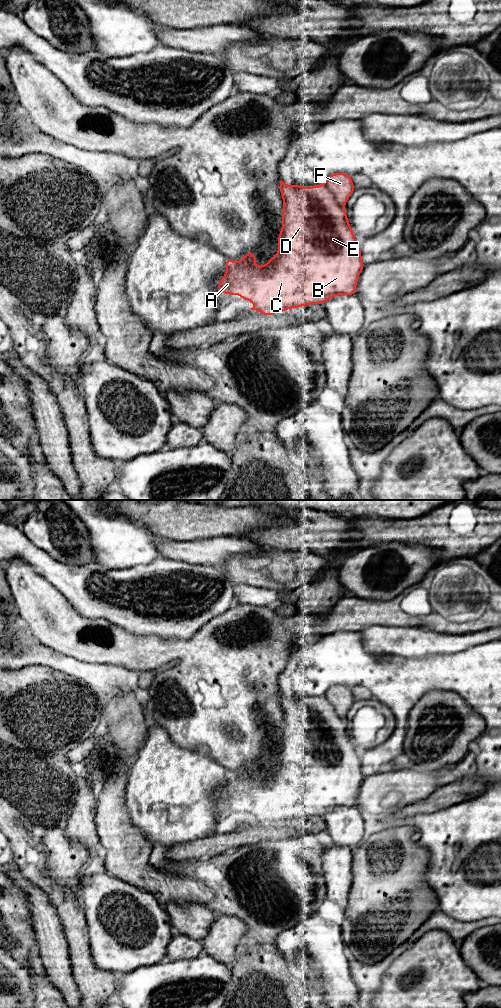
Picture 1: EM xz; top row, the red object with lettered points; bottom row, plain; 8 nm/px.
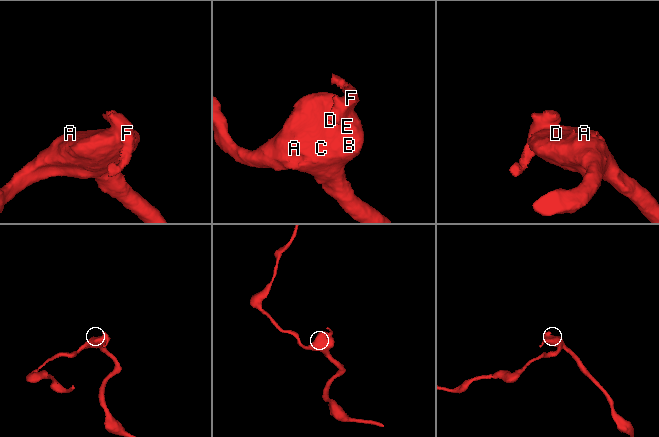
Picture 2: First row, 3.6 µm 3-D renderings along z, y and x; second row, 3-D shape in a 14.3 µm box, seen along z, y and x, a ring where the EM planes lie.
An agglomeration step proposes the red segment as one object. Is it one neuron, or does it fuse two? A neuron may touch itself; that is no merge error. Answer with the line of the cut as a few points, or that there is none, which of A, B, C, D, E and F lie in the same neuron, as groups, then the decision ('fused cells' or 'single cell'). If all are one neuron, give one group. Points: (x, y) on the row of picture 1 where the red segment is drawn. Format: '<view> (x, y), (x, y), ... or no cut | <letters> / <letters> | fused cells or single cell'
xz (323, 184), (342, 207) | A B C D E / F | fused cells

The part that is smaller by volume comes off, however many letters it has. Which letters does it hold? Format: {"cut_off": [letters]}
{"cut_off": ["F"]}

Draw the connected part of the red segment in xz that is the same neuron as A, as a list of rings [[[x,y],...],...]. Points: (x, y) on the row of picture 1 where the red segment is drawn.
[[[282,180],[280,181],[280,192],[283,198],[283,224],[278,236],[278,252],[264,266],[257,266],[254,263],[257,256],[250,252],[246,253],[244,258],[236,263],[233,260],[226,258],[226,274],[221,278],[218,284],[218,290],[216,291],[217,296],[220,296],[222,292],[225,292],[227,295],[233,295],[235,293],[237,296],[242,297],[244,300],[249,300],[255,305],[253,308],[250,308],[251,310],[255,310],[256,312],[260,311],[262,315],[274,315],[276,312],[281,313],[287,309],[299,308],[309,304],[324,304],[334,296],[354,295],[356,293],[358,277],[365,264],[362,262],[361,250],[354,238],[353,230],[348,222],[346,211],[336,202],[333,194],[324,185],[311,186],[308,189],[305,187],[306,186],[299,186],[297,184],[289,186]]]

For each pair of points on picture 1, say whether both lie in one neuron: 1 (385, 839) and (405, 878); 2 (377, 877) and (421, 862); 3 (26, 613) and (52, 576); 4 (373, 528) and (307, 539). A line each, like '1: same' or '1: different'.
1: same
2: same
3: different
4: same

